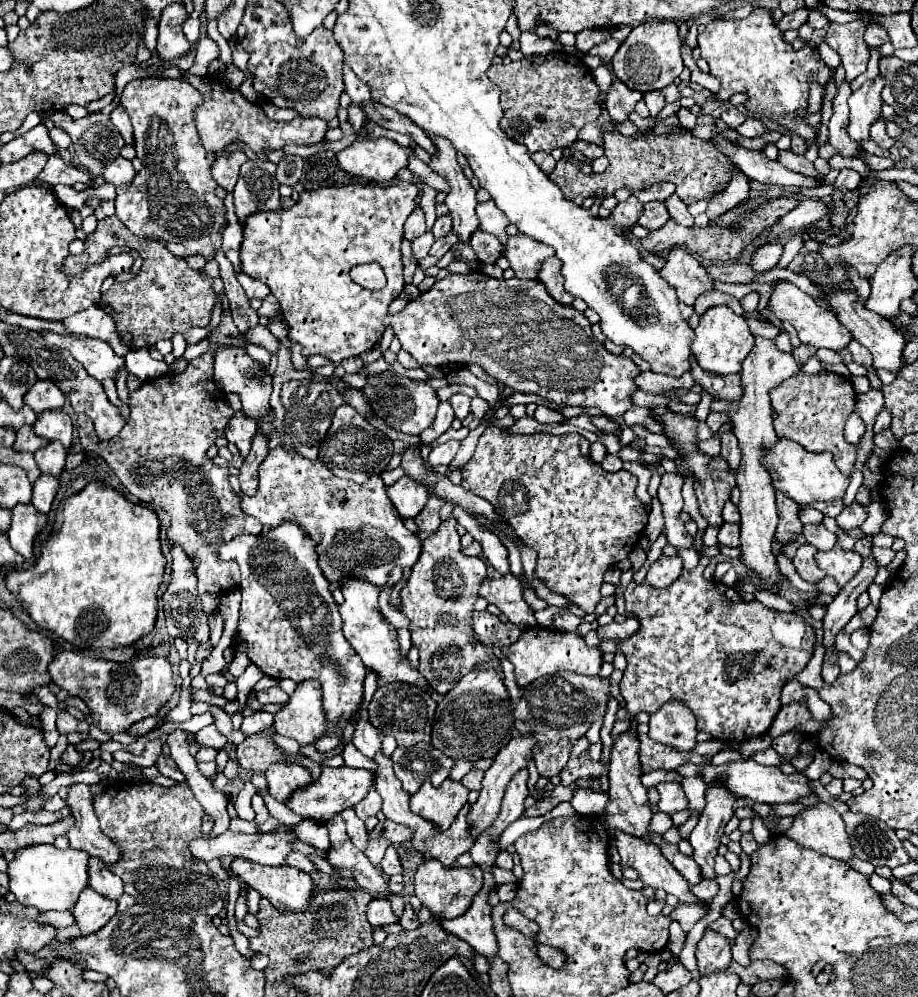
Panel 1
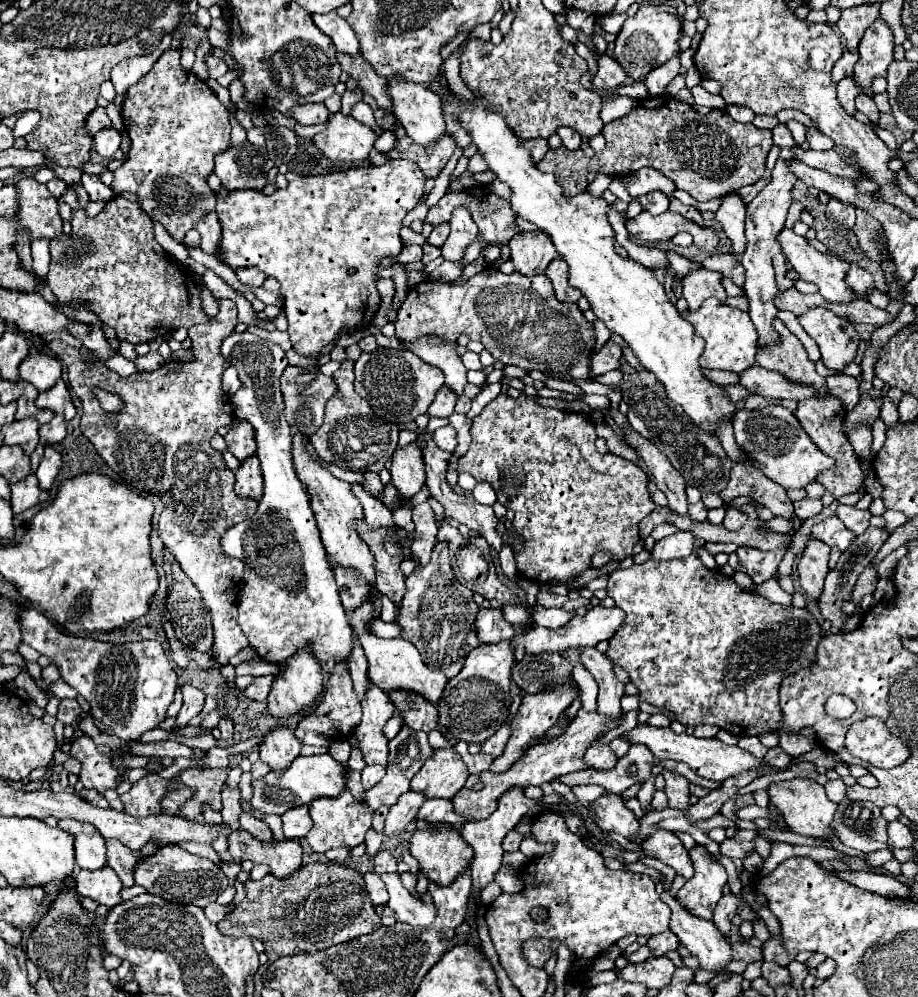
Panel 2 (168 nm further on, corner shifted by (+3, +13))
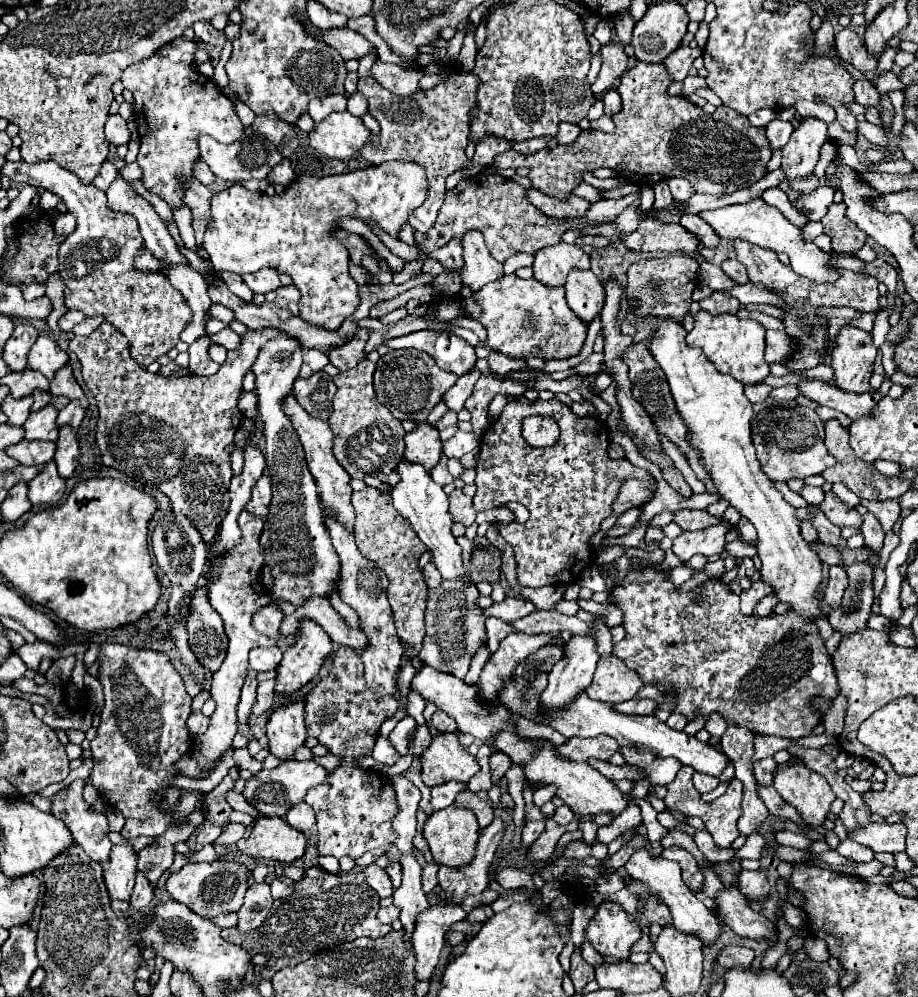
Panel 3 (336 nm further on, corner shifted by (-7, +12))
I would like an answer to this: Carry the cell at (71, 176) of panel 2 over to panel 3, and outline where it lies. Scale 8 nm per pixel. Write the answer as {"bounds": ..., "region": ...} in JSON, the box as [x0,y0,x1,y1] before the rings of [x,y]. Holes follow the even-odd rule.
{"bounds":[1,161,191,367],"region":[[[7,161],[1,173],[5,173],[15,183],[27,183],[41,189],[49,189],[51,193],[61,197],[67,209],[77,217],[77,229],[59,247],[59,275],[65,283],[67,309],[79,309],[85,313],[85,317],[101,315],[107,323],[115,325],[115,329],[119,329],[127,337],[129,353],[141,367],[147,367],[161,355],[167,355],[167,351],[177,345],[179,333],[191,319],[191,311],[187,307],[185,297],[167,281],[167,277],[163,277],[161,273],[137,273],[133,269],[133,257],[143,247],[143,237],[139,233],[135,217],[111,211],[107,207],[105,191],[99,191],[95,185],[83,185],[79,177],[75,177],[75,173],[67,173],[67,169],[59,167],[55,161],[43,161],[37,165],[29,165],[25,161],[19,163]]]}

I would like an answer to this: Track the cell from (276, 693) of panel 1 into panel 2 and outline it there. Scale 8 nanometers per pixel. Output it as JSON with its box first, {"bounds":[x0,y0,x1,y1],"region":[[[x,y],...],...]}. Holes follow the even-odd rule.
{"bounds":[245,674,275,702],"region":[[[271,674],[255,678],[255,680],[251,682],[251,686],[245,688],[245,696],[251,698],[251,700],[257,700],[257,702],[267,700],[267,696],[269,696],[269,688],[271,688],[273,680],[275,680],[275,676],[271,676]]]}

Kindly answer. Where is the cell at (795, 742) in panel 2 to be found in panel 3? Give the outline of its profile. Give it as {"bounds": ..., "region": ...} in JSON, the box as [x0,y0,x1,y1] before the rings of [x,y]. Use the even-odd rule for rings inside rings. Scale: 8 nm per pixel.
{"bounds":[613,569,839,739],"region":[[[637,569],[637,571],[629,571],[629,573],[627,573],[627,577],[625,577],[623,583],[619,585],[619,589],[613,591],[613,595],[615,595],[615,599],[617,599],[619,609],[621,609],[623,615],[625,615],[623,627],[625,627],[625,631],[627,631],[627,637],[625,637],[623,641],[615,643],[613,655],[617,655],[629,669],[635,669],[635,671],[639,673],[639,677],[643,679],[645,685],[653,685],[655,681],[661,681],[661,683],[665,683],[667,687],[675,687],[675,691],[677,691],[677,701],[679,701],[677,707],[675,707],[675,711],[687,715],[689,719],[695,717],[695,711],[697,711],[697,709],[701,709],[701,713],[705,715],[705,719],[709,717],[709,713],[717,711],[717,713],[721,713],[721,717],[723,717],[727,723],[737,723],[737,725],[741,725],[741,727],[751,729],[753,733],[765,733],[765,735],[777,735],[777,737],[791,737],[791,739],[797,739],[797,737],[799,737],[799,739],[801,739],[801,737],[809,737],[811,731],[815,729],[815,725],[819,725],[819,721],[821,721],[819,713],[815,713],[815,711],[811,709],[811,697],[831,697],[831,699],[835,699],[835,697],[839,695],[839,685],[837,685],[835,669],[833,669],[831,657],[827,655],[825,645],[823,645],[823,641],[821,641],[821,637],[819,637],[817,625],[813,625],[811,621],[801,621],[801,619],[795,617],[795,615],[773,615],[773,613],[771,613],[771,615],[767,615],[767,617],[763,617],[763,619],[753,617],[753,615],[745,617],[745,615],[739,611],[739,597],[733,595],[733,593],[729,591],[729,587],[727,587],[725,583],[721,583],[721,581],[709,581],[709,583],[705,583],[703,587],[697,587],[697,589],[693,589],[693,591],[689,591],[689,593],[679,593],[677,587],[667,579],[667,571],[653,571],[653,569],[643,569],[643,571],[639,571],[639,569]],[[699,589],[701,589],[701,601],[697,603],[697,601],[693,601],[693,595],[695,595]],[[815,667],[823,667],[825,675],[815,679],[815,677],[811,675],[811,671],[813,671]]]}

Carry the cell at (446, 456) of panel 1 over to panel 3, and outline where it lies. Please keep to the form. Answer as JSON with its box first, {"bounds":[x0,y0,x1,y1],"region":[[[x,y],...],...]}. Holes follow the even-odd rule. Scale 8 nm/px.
{"bounds":[443,431,481,457],"region":[[[457,431],[451,439],[447,439],[443,443],[443,455],[445,457],[463,457],[465,453],[477,449],[479,443],[481,443],[481,437],[479,435]]]}

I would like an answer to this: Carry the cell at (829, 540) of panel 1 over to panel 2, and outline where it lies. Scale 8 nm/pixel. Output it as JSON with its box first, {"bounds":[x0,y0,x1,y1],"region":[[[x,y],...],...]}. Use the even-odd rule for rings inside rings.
{"bounds":[793,496,823,520],"region":[[[809,496],[803,498],[803,500],[799,500],[799,502],[795,502],[793,506],[797,508],[797,516],[799,516],[801,520],[813,518],[813,516],[817,516],[817,514],[823,510],[821,500],[813,500],[813,498],[809,498]]]}

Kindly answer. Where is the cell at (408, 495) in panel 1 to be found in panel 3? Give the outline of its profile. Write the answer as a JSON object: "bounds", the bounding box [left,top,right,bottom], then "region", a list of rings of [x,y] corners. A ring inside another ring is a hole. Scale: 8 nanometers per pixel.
{"bounds":[405,423,441,471],"region":[[[419,423],[411,433],[405,433],[405,457],[429,471],[439,463],[441,447],[439,431],[433,425]]]}

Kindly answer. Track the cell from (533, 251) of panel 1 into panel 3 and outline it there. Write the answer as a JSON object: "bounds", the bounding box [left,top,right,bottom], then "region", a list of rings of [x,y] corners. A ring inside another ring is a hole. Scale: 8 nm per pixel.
{"bounds":[533,243,591,287],"region":[[[559,243],[555,247],[543,247],[537,251],[533,269],[537,281],[549,287],[559,287],[565,285],[567,273],[571,273],[571,269],[587,271],[591,269],[591,261],[581,247]]]}

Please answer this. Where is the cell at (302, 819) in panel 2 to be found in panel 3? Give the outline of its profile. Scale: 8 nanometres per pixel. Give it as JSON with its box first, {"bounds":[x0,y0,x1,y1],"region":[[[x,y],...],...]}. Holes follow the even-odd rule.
{"bounds":[285,801,315,833],"region":[[[299,801],[299,805],[293,805],[287,811],[285,819],[289,821],[291,827],[295,827],[295,829],[299,829],[303,833],[311,831],[313,825],[315,825],[315,813],[313,813],[313,809],[305,801]]]}

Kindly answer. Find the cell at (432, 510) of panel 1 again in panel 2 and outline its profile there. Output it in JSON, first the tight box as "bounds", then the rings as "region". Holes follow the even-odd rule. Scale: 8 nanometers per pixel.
{"bounds":[411,502,437,564],"region":[[[427,502],[417,504],[413,508],[413,522],[415,522],[415,540],[411,544],[411,550],[413,550],[413,558],[423,564],[423,562],[429,562],[431,550],[437,542],[435,540],[435,534],[437,534],[435,514]]]}

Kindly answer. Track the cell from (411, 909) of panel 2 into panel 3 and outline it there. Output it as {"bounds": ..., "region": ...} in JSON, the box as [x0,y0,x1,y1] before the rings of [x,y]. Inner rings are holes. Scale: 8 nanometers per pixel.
{"bounds":[413,901,465,981],"region":[[[447,901],[433,905],[431,909],[419,913],[417,927],[413,933],[415,947],[415,977],[417,981],[429,981],[443,949],[443,937],[447,929],[465,919],[465,911],[459,905],[451,905]]]}

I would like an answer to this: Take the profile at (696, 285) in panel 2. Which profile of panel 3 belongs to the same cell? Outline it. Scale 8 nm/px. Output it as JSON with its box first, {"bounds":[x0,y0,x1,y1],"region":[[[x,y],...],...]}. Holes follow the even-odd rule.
{"bounds":[699,291,739,315],"region":[[[721,291],[703,299],[699,305],[709,315],[721,315],[721,313],[733,313],[735,315],[739,311],[739,301],[735,297],[729,297],[727,293],[721,293]]]}

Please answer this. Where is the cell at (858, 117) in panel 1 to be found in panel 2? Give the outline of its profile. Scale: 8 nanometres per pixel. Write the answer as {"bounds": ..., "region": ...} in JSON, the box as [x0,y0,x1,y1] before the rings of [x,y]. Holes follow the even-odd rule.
{"bounds":[855,20,893,88],"region":[[[875,20],[859,42],[859,62],[855,64],[855,86],[871,88],[877,76],[885,78],[887,66],[893,62],[893,34],[883,20]]]}

